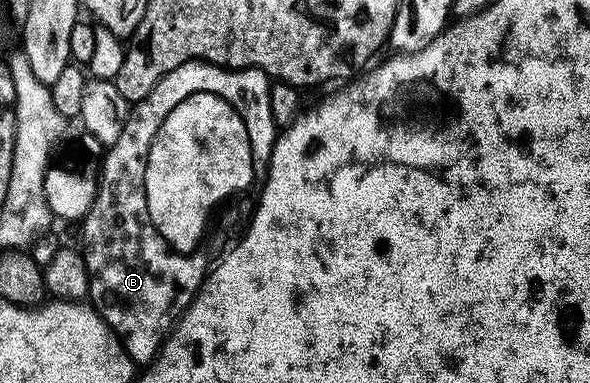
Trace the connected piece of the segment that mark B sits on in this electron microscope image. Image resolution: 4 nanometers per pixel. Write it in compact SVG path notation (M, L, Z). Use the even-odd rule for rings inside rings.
M186 62L173 72L169 72L149 92L147 98L134 103L130 107L127 123L121 128L121 134L112 146L106 147L103 158L103 167L97 170L97 185L95 187L95 199L89 208L89 212L81 219L83 226L83 246L81 253L87 265L89 276L89 302L95 311L102 316L111 333L116 334L119 343L125 348L125 352L131 361L136 364L150 364L155 361L163 339L167 337L172 325L171 309L175 301L180 298L183 304L190 303L191 299L199 292L204 278L209 270L207 264L199 256L189 257L179 255L170 249L166 242L159 242L155 238L155 230L151 230L151 222L147 222L147 206L143 201L143 171L145 162L149 158L149 145L151 134L155 133L160 118L167 110L176 107L184 94L188 92L217 92L229 100L231 108L240 113L241 120L248 124L254 122L273 123L273 112L269 112L269 88L271 82L264 70L232 70L226 66L213 66L210 62Z

